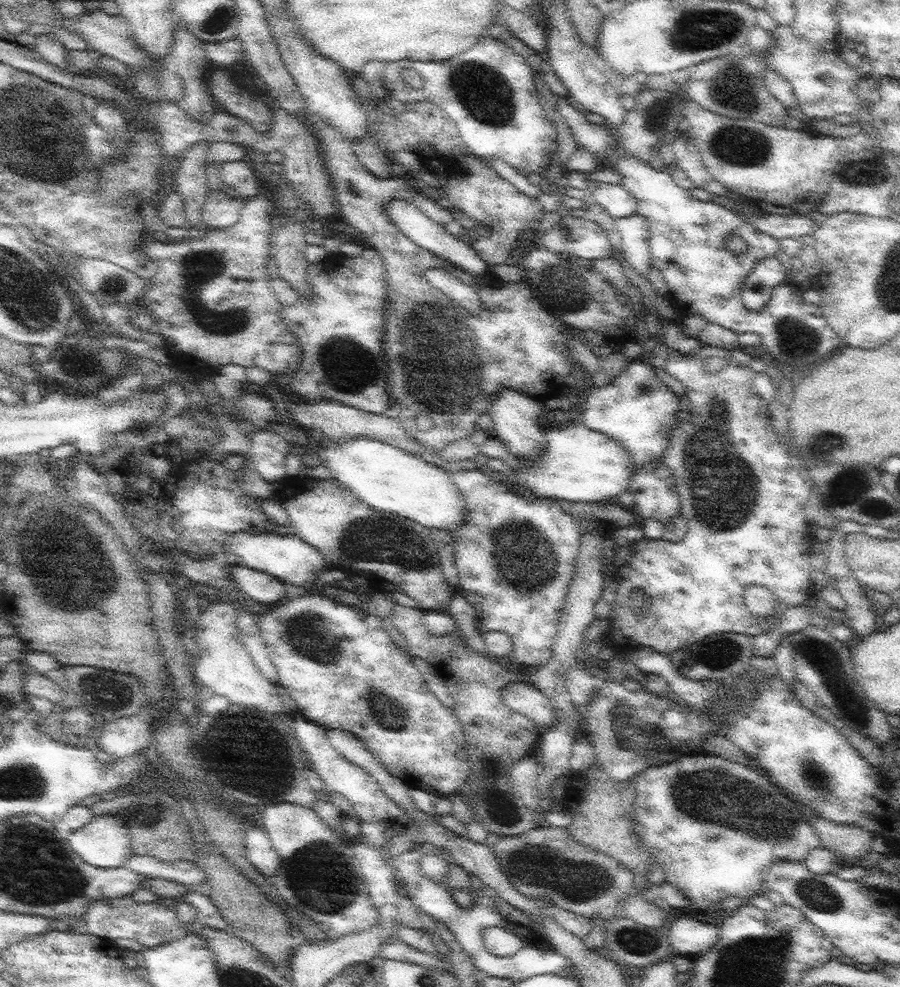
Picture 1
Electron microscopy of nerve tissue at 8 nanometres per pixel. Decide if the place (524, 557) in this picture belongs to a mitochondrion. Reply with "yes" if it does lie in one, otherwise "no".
yes

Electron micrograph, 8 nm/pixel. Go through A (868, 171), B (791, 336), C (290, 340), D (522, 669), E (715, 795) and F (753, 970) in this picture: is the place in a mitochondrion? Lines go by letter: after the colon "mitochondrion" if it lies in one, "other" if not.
A: mitochondrion
B: mitochondrion
C: other
D: other
E: mitochondrion
F: mitochondrion

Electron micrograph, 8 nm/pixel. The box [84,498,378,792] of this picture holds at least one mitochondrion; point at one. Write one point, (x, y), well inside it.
(315, 638)

